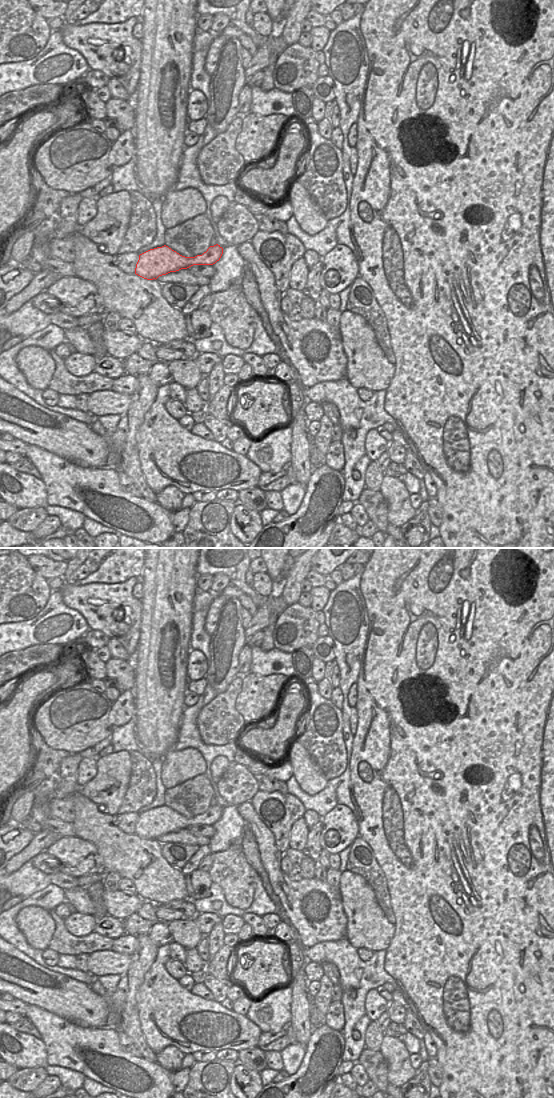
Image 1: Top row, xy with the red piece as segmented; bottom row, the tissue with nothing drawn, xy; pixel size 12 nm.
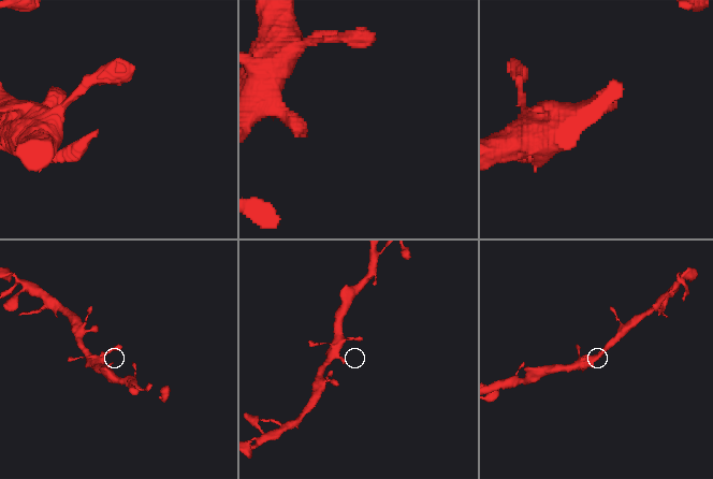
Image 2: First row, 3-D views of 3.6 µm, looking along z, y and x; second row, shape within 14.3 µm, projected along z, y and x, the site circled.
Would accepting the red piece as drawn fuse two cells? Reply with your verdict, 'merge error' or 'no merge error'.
no merge error

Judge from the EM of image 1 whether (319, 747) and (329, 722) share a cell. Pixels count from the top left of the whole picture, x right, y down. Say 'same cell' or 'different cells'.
same cell

